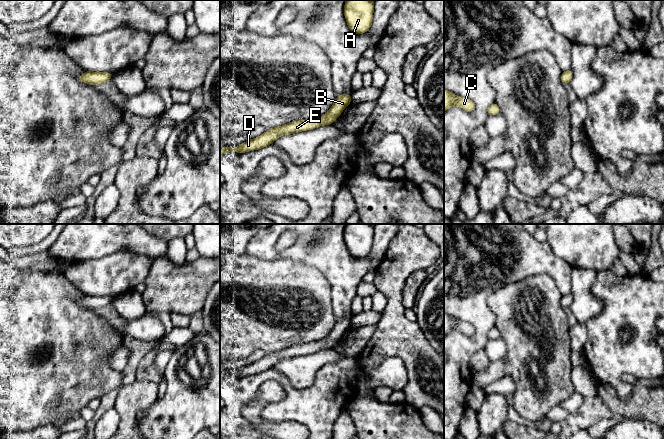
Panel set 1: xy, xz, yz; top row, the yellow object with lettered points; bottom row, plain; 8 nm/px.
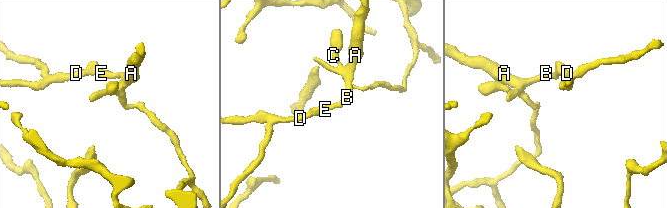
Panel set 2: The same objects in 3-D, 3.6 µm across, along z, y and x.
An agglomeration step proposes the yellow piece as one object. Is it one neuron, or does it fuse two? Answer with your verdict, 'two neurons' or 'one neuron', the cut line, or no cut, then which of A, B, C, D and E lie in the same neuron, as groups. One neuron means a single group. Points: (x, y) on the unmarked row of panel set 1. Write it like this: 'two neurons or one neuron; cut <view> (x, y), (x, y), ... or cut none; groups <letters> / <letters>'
one neuron; cut none; groups A B C D E

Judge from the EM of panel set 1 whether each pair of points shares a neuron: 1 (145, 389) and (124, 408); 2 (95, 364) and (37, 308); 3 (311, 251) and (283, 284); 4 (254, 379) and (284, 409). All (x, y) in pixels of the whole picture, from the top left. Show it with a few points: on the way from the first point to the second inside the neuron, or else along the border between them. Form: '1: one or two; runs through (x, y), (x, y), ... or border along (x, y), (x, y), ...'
1: one; runs through (140, 393), (129, 403)
2: one; runs through (81, 352), (51, 322)
3: two; border along (278, 257), (303, 262), (315, 267), (322, 274)
4: one; runs through (268, 376), (277, 376), (289, 389), (289, 395)

